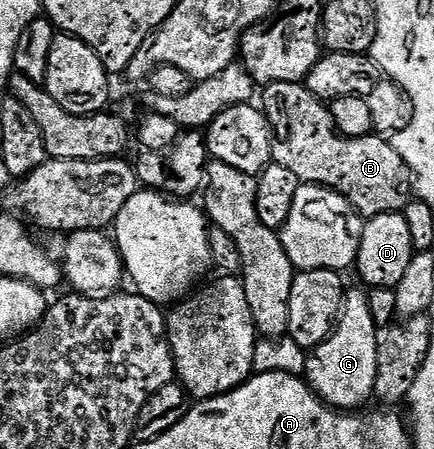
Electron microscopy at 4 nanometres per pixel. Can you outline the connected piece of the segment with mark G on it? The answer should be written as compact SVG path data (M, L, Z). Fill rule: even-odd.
M345 290L344 304L332 336L311 348L303 374L312 392L329 407L345 413L355 412L375 396L374 381L378 377L378 341L374 317L370 317L368 291Z

